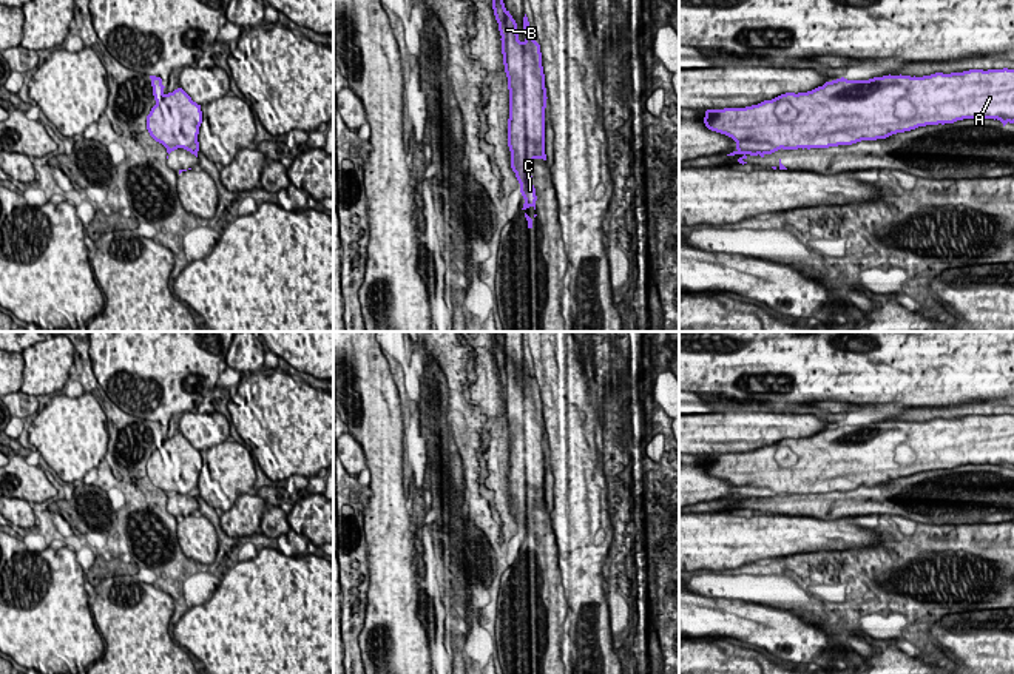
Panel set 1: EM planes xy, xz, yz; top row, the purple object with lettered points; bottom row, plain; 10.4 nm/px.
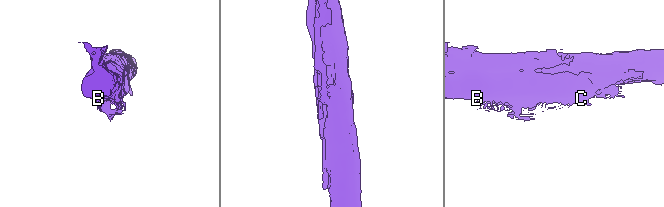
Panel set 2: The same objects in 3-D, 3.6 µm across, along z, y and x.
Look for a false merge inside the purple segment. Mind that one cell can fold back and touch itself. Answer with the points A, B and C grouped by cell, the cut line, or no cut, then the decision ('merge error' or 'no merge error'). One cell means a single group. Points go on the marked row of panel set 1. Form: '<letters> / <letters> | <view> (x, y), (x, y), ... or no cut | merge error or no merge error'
A B / C | xz (534, 42), (534, 74), (542, 84), (545, 102) | merge error

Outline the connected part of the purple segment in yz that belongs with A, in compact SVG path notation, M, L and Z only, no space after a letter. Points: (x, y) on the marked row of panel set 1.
M969 69L923 77L889 74L869 80L841 77L807 93L786 93L745 108L707 110L704 123L735 142L767 142L781 150L852 145L963 119L997 119L1003 126L1014 123L1014 69Z

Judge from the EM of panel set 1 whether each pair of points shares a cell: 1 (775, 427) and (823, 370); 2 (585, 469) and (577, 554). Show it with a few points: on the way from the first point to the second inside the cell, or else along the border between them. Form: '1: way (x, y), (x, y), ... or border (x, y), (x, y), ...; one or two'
1: border (753, 407), (794, 412); two
2: way (581, 491), (577, 532); one

